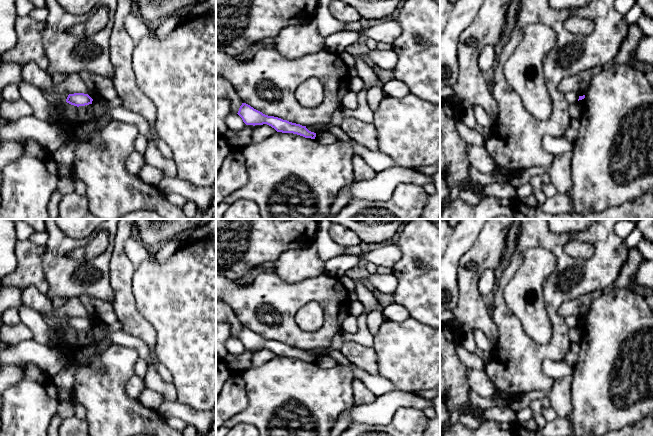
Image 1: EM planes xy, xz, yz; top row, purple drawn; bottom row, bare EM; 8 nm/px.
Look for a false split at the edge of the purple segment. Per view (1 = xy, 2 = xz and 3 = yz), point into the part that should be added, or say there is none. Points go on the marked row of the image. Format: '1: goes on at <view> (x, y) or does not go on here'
1: does not go on here
2: does not go on here
3: does not go on here

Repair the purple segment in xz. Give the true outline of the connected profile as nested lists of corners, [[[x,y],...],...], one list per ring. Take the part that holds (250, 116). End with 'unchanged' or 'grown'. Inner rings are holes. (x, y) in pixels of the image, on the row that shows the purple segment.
[[[242,103],[237,114],[246,125],[255,126],[267,124],[277,132],[293,133],[311,139],[315,139],[316,137],[316,133],[309,131],[306,126],[292,123],[278,117],[265,115],[246,103]]]; unchanged

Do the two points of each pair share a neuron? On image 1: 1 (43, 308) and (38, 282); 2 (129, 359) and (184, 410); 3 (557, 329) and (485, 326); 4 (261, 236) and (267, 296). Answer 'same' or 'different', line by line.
1: different
2: different
3: different
4: different

